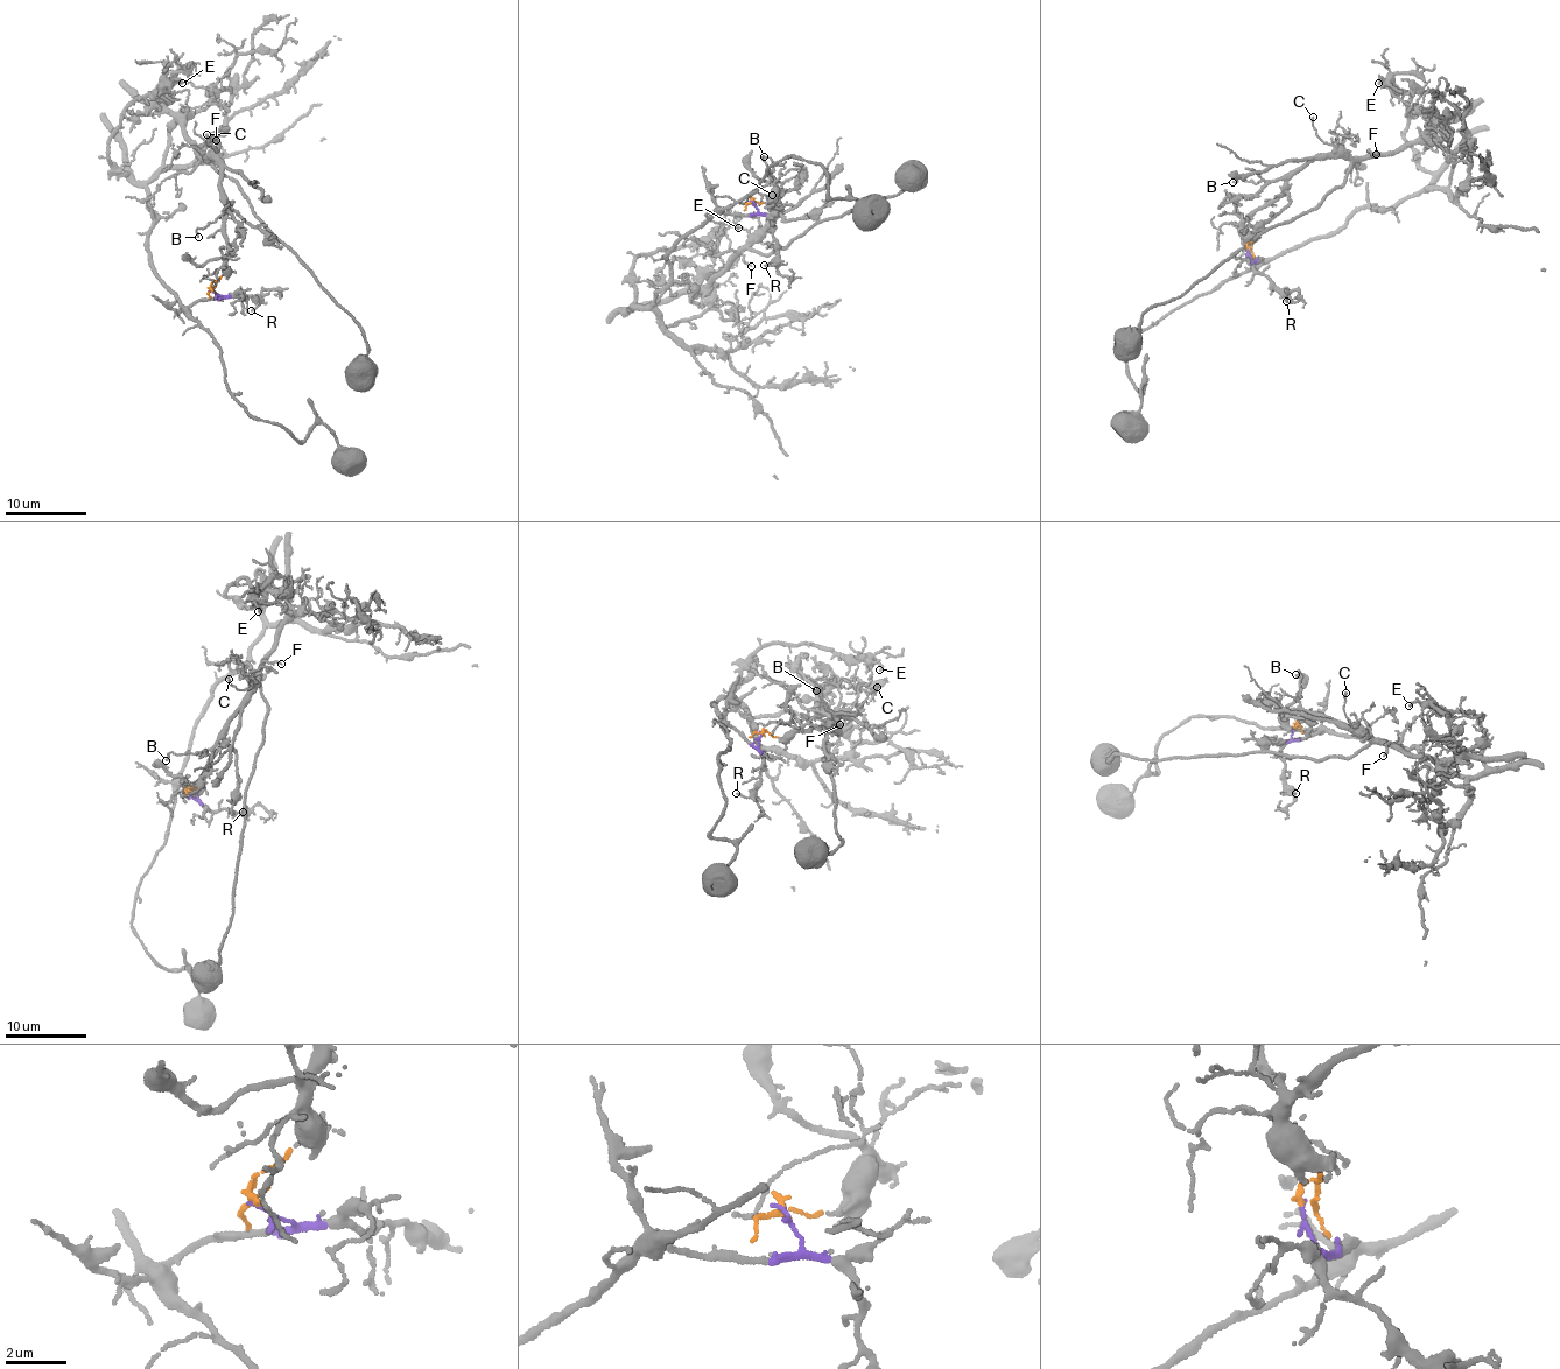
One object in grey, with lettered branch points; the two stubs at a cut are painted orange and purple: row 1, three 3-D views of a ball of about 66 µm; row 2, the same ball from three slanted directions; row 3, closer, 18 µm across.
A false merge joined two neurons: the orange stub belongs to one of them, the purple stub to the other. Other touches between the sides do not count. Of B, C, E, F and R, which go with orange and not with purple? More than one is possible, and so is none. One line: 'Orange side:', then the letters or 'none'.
Orange side: B, C, F

